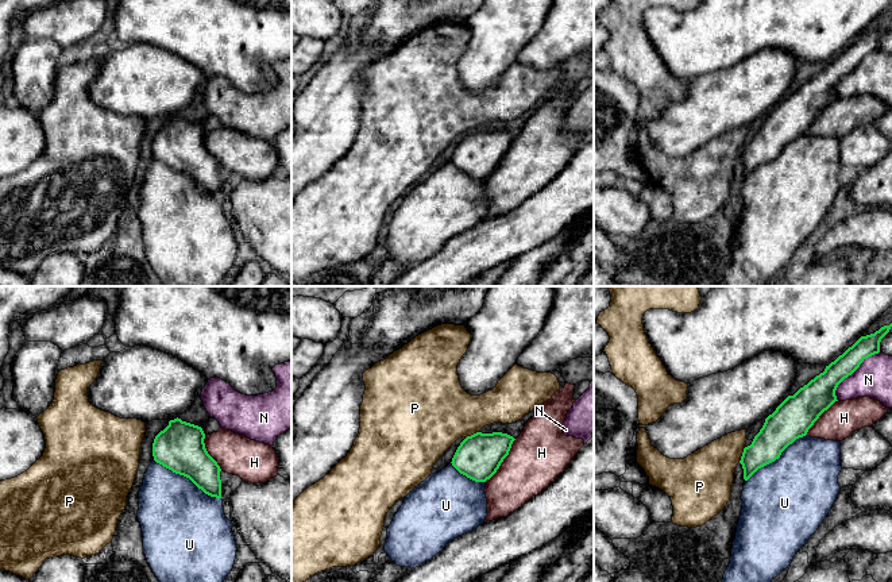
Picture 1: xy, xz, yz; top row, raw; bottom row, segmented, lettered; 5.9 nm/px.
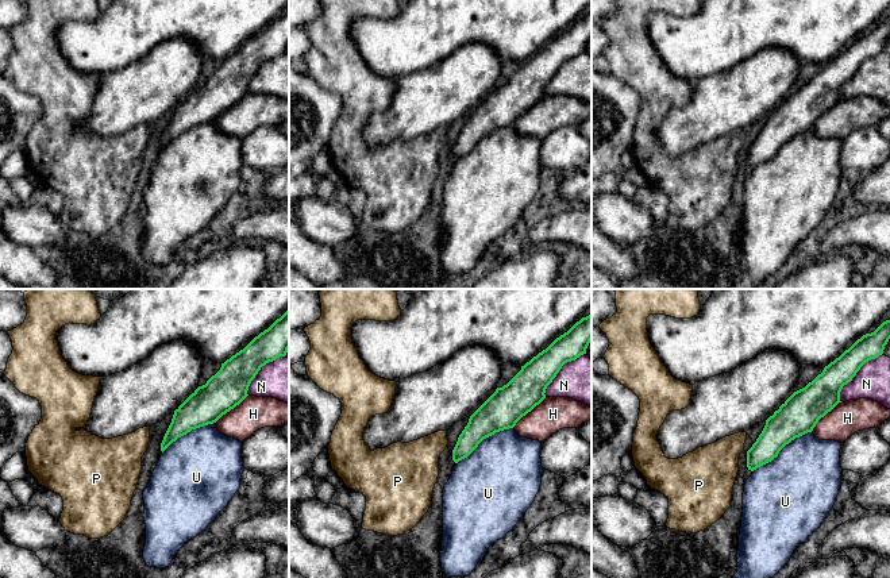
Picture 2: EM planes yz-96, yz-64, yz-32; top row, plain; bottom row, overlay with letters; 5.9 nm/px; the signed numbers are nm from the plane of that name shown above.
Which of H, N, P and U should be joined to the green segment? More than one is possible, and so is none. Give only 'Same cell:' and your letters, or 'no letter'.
Same cell: U

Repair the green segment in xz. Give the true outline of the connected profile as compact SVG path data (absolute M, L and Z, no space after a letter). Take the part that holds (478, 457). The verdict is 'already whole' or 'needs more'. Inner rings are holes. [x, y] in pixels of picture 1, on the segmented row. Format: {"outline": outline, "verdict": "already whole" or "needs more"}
{"outline": "M476 432L457 447L452 462L414 487L387 528L385 552L401 567L416 568L459 536L482 525L487 516L486 481L499 469L515 439L507 433Z", "verdict": "needs more"}

